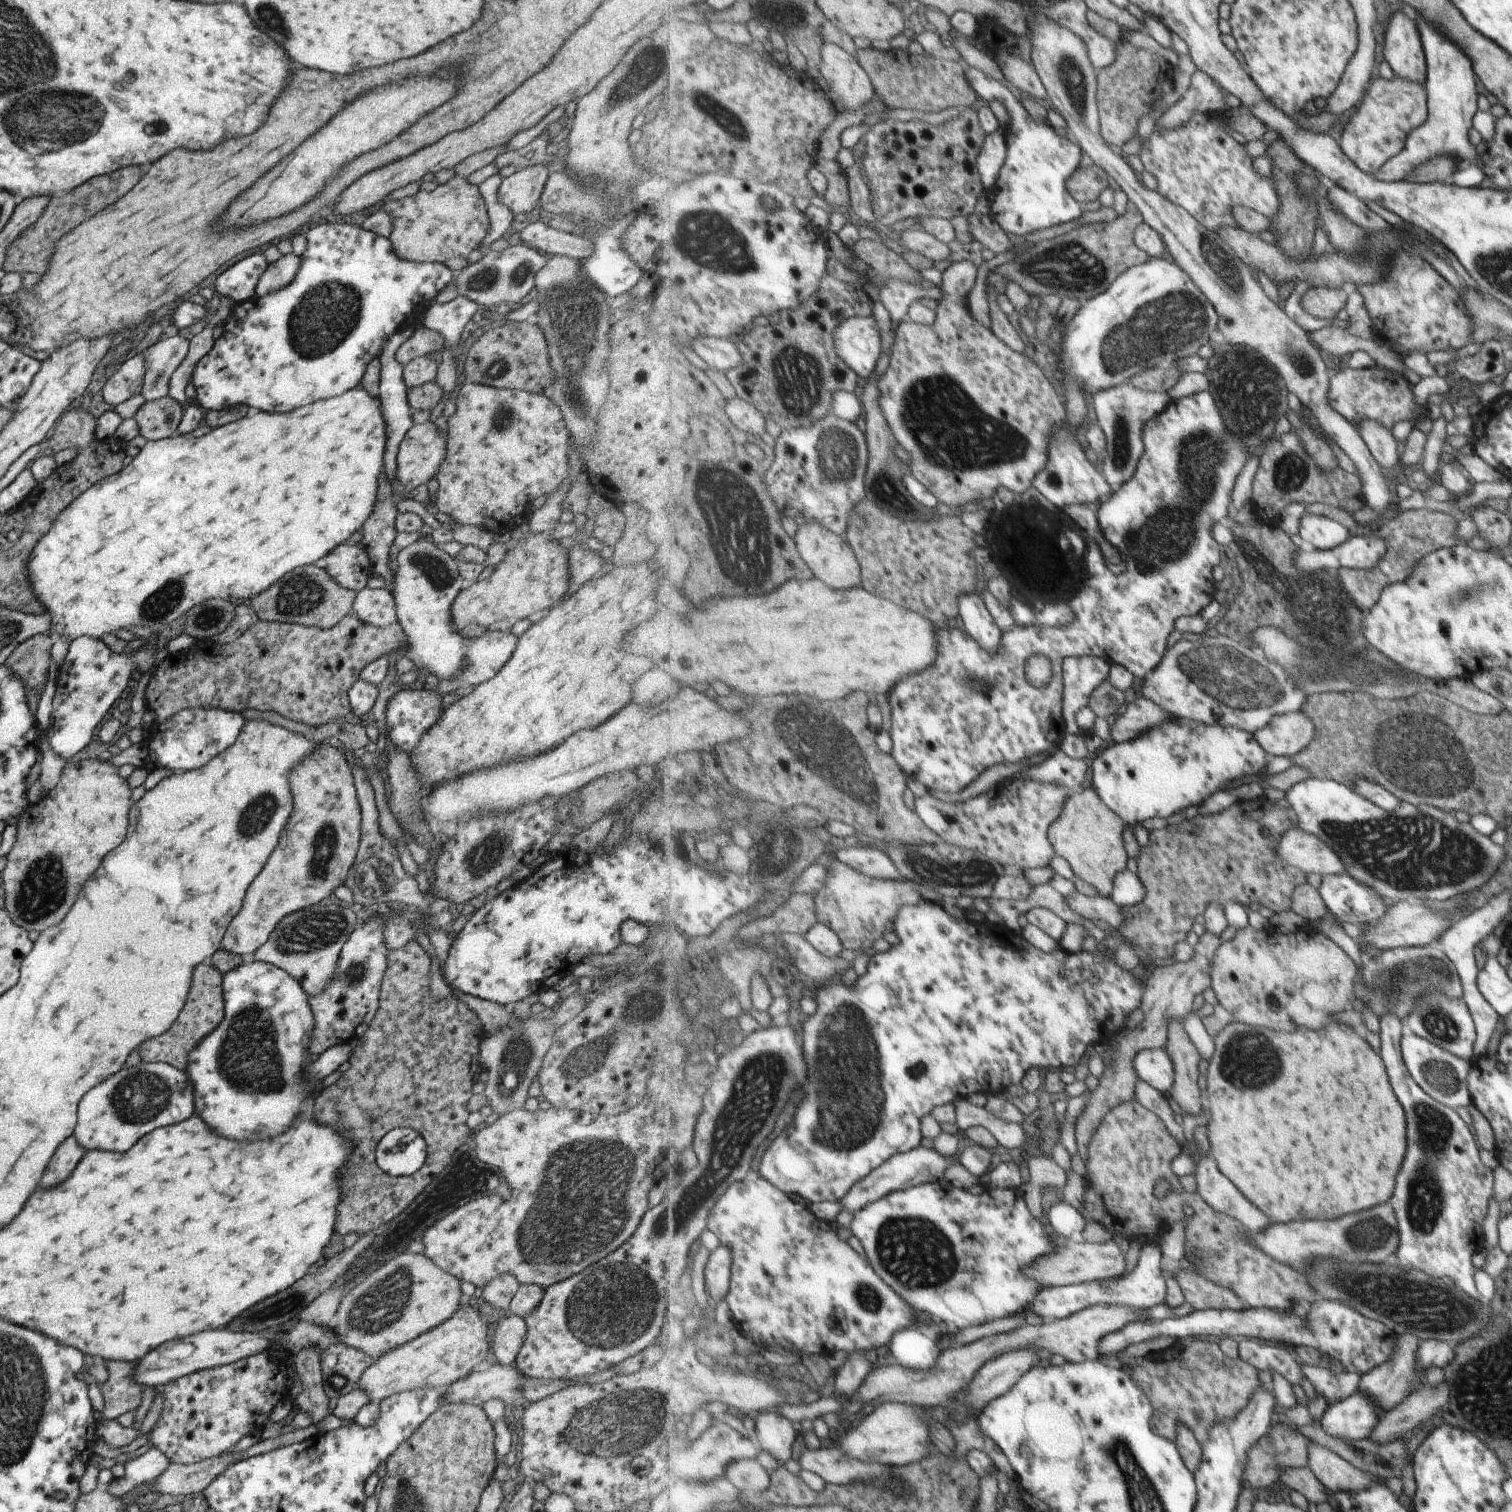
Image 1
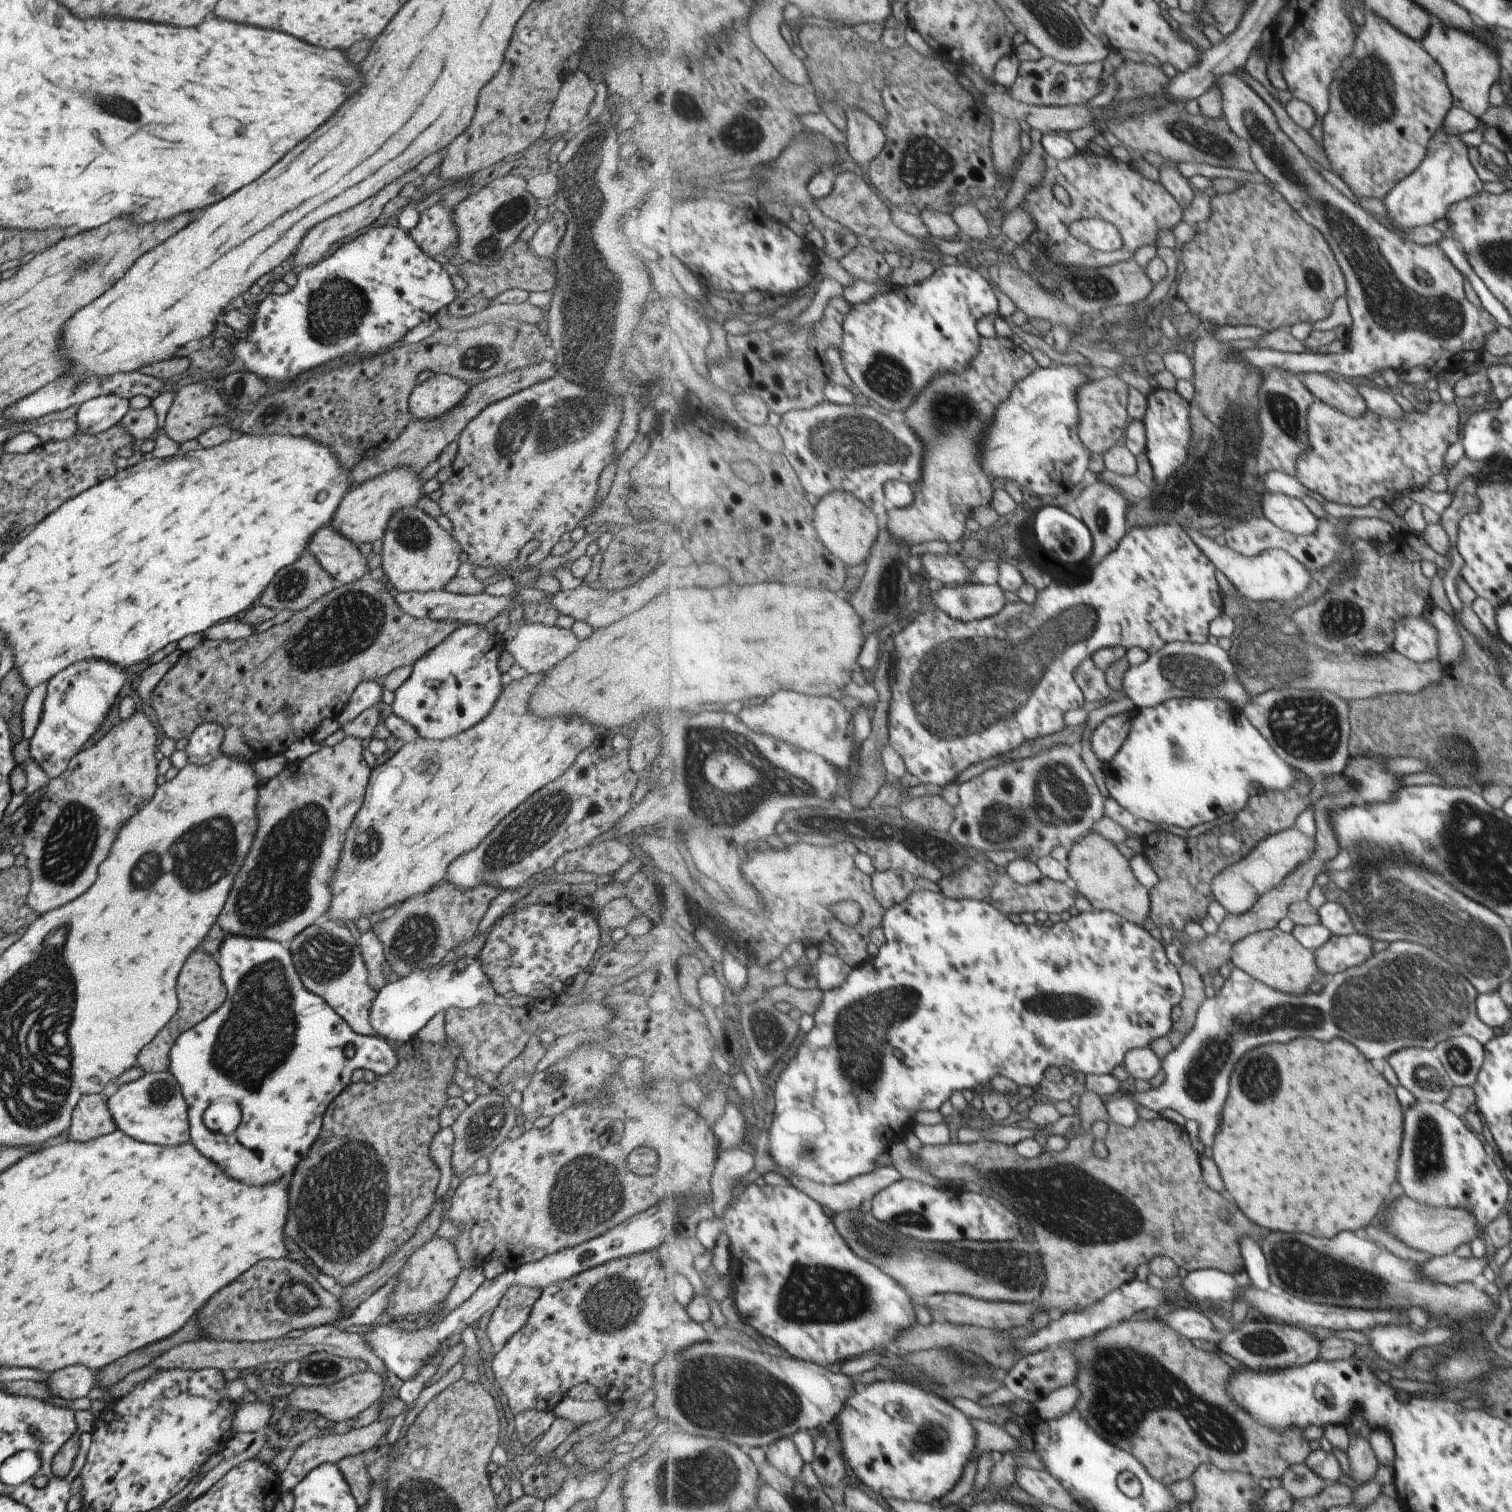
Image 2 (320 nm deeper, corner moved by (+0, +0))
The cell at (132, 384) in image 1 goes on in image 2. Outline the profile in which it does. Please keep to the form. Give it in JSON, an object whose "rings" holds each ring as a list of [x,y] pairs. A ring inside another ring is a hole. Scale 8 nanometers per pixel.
{"rings":[[[100,395],[82,403],[77,413],[78,434],[97,435],[117,425],[130,408],[128,398]]]}

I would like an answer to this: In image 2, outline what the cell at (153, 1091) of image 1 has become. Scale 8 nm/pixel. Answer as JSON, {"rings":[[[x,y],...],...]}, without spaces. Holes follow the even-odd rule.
{"rings":[[[146,1071],[138,1080],[112,1086],[107,1103],[116,1128],[134,1140],[159,1146],[178,1146],[191,1141],[186,1102],[172,1072]]]}

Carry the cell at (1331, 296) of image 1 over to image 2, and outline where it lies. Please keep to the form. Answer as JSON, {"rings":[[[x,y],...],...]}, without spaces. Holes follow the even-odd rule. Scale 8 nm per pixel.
{"rings":[[[1249,182],[1239,186],[1235,191],[1229,194],[1217,194],[1212,201],[1212,218],[1206,222],[1200,222],[1195,227],[1197,235],[1195,238],[1185,244],[1183,248],[1183,262],[1186,267],[1185,272],[1178,280],[1180,285],[1180,294],[1186,305],[1190,308],[1193,315],[1198,316],[1201,320],[1208,320],[1218,326],[1259,326],[1267,331],[1276,331],[1282,326],[1294,326],[1300,322],[1311,323],[1312,325],[1320,320],[1330,318],[1334,302],[1336,299],[1345,296],[1348,289],[1348,283],[1342,274],[1341,266],[1338,266],[1337,258],[1334,258],[1333,250],[1330,250],[1330,244],[1326,236],[1314,228],[1312,224],[1306,222],[1300,212],[1292,207],[1292,200],[1286,199],[1276,187],[1268,184]]]}

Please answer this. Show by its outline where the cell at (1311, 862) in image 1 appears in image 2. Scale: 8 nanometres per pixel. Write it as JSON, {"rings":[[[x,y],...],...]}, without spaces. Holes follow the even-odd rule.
{"rings":[[[1296,827],[1271,835],[1262,841],[1249,857],[1230,866],[1230,870],[1222,872],[1216,878],[1214,882],[1216,900],[1228,913],[1246,914],[1254,909],[1264,894],[1278,888],[1290,874],[1296,872],[1302,864],[1306,864],[1316,854],[1316,850],[1318,850],[1317,838],[1307,836]]]}

